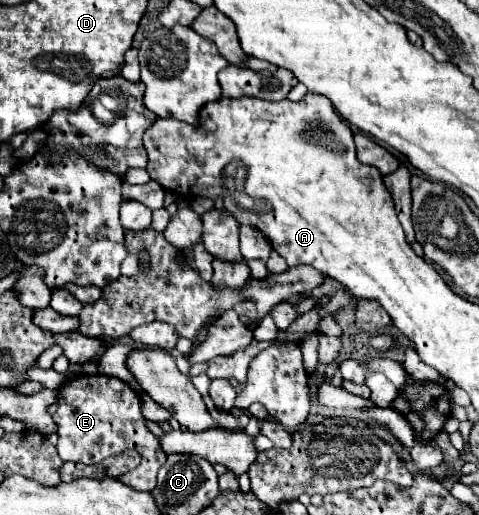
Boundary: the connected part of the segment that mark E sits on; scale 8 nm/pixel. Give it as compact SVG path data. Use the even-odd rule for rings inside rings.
M100 373L70 375L58 389L58 411L54 413L54 423L58 425L58 455L62 461L98 465L106 457L114 457L126 449L136 449L142 455L142 463L136 469L140 473L128 473L122 479L126 479L126 485L132 489L152 491L156 487L156 473L162 467L166 453L162 451L158 437L146 427L140 407L140 395L118 377Z

